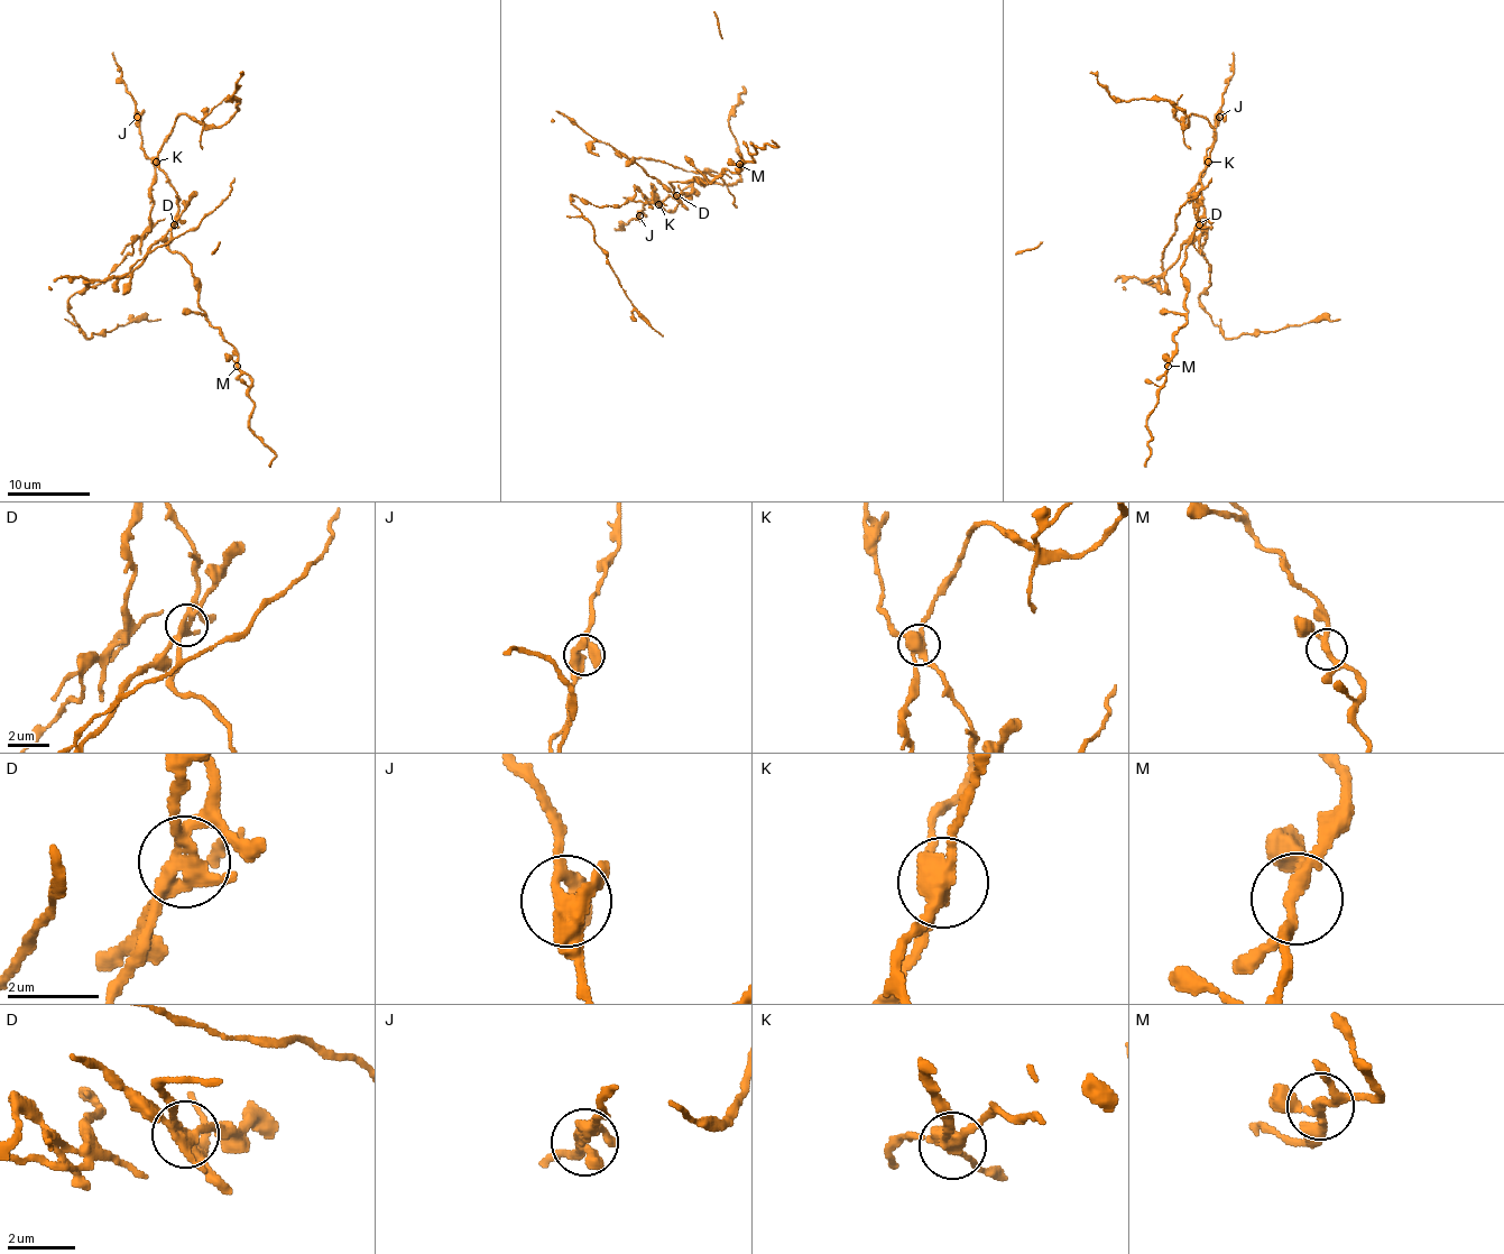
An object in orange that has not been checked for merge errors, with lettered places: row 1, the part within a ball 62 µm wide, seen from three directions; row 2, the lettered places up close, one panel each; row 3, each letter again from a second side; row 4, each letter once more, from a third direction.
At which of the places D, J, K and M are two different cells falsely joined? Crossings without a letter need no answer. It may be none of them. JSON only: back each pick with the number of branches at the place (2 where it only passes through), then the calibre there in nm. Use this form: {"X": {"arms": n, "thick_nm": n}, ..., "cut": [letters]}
{"D": {"arms": 4, "thick_nm": 280}, "K": {"arms": 4, "thick_nm": 440}, "cut": ["D", "K"]}

